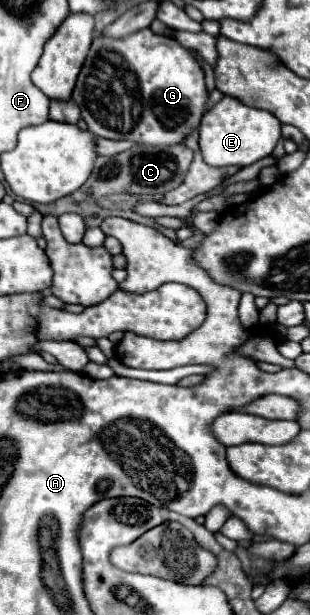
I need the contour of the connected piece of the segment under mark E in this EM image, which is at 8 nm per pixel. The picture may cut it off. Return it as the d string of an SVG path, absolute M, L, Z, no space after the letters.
M224 95L212 109L208 109L202 117L200 125L200 151L206 163L214 167L240 165L246 167L262 157L268 157L276 143L280 141L282 123L274 119L270 111L256 109L244 105L240 99Z

